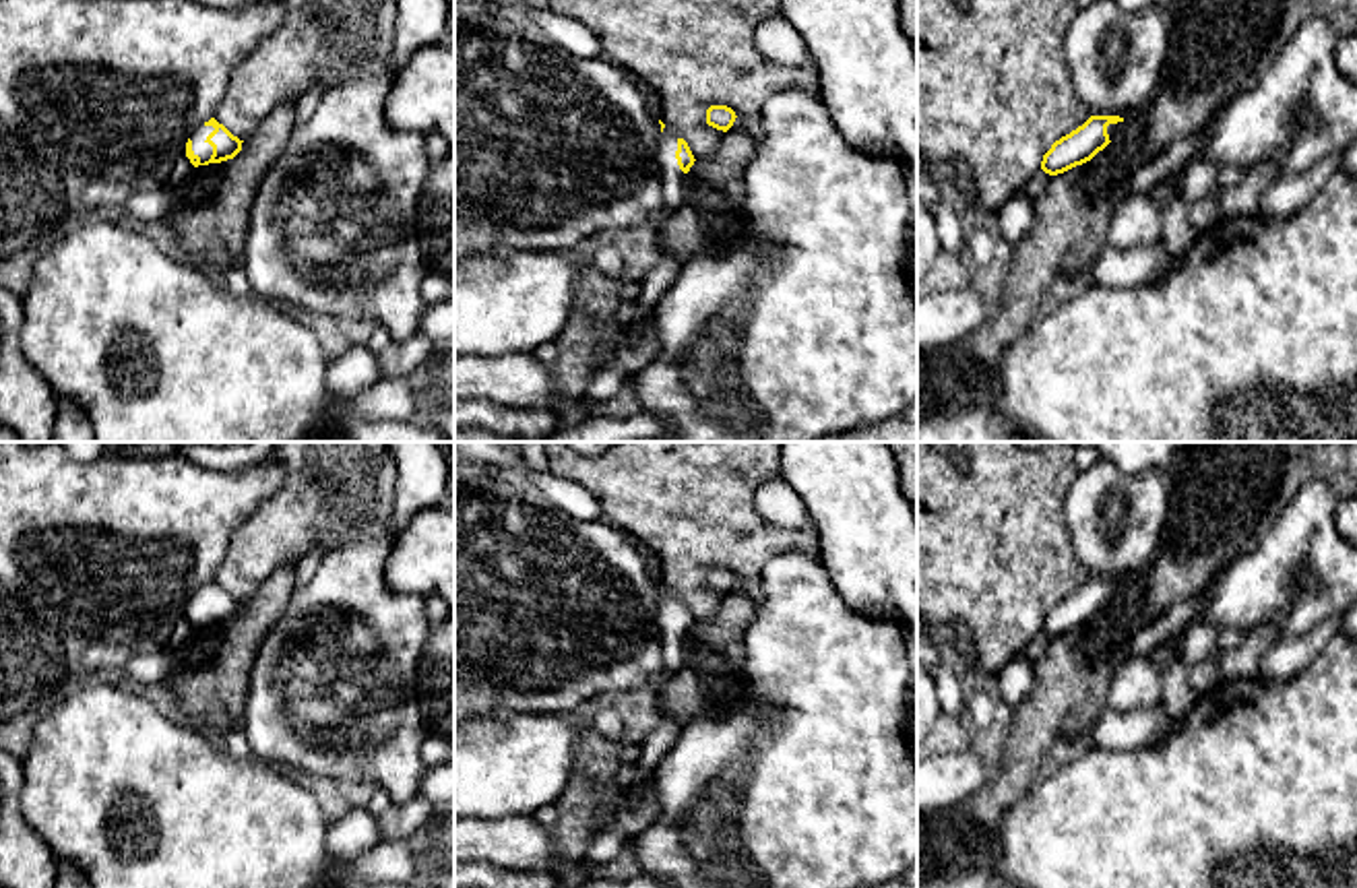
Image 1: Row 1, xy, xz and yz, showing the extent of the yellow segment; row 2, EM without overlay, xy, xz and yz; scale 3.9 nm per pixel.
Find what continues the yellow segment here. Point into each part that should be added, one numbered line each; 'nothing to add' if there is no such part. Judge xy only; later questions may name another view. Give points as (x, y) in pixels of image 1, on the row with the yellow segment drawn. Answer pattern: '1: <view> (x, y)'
1: xy (203, 149)

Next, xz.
1: xz (674, 178)

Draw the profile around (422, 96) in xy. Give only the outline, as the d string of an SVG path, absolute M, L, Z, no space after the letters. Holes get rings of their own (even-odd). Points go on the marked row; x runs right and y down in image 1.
M454 47L415 52L390 85L384 118L392 130L438 134L454 153Z

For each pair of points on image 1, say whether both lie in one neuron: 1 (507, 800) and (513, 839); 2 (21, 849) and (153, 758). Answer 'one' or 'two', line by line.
1: two
2: two

